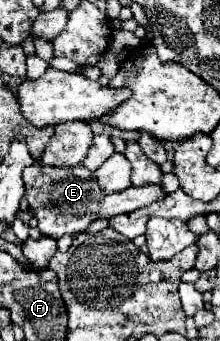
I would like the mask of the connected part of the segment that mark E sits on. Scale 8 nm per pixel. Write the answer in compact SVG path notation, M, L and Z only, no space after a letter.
M36 162L24 168L24 184L28 206L38 218L40 234L54 240L84 232L94 222L92 216L96 216L96 208L100 208L100 200L106 196L100 184L92 180L92 172L80 164L74 168L52 168Z

